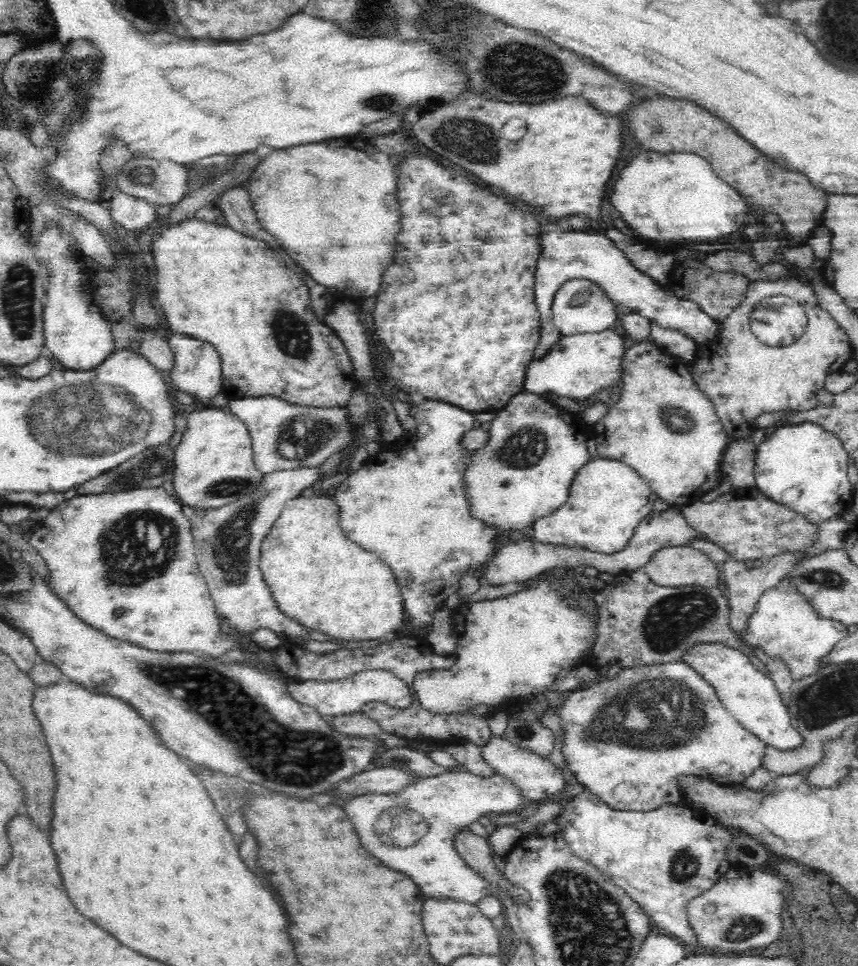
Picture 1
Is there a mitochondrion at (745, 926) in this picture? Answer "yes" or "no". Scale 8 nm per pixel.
yes

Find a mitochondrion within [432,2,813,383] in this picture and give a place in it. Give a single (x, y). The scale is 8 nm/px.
(515, 68)

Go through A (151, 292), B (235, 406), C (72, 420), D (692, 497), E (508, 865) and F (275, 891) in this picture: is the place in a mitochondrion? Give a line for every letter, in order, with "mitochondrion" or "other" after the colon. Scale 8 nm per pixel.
A: other
B: other
C: mitochondrion
D: other
E: other
F: other

